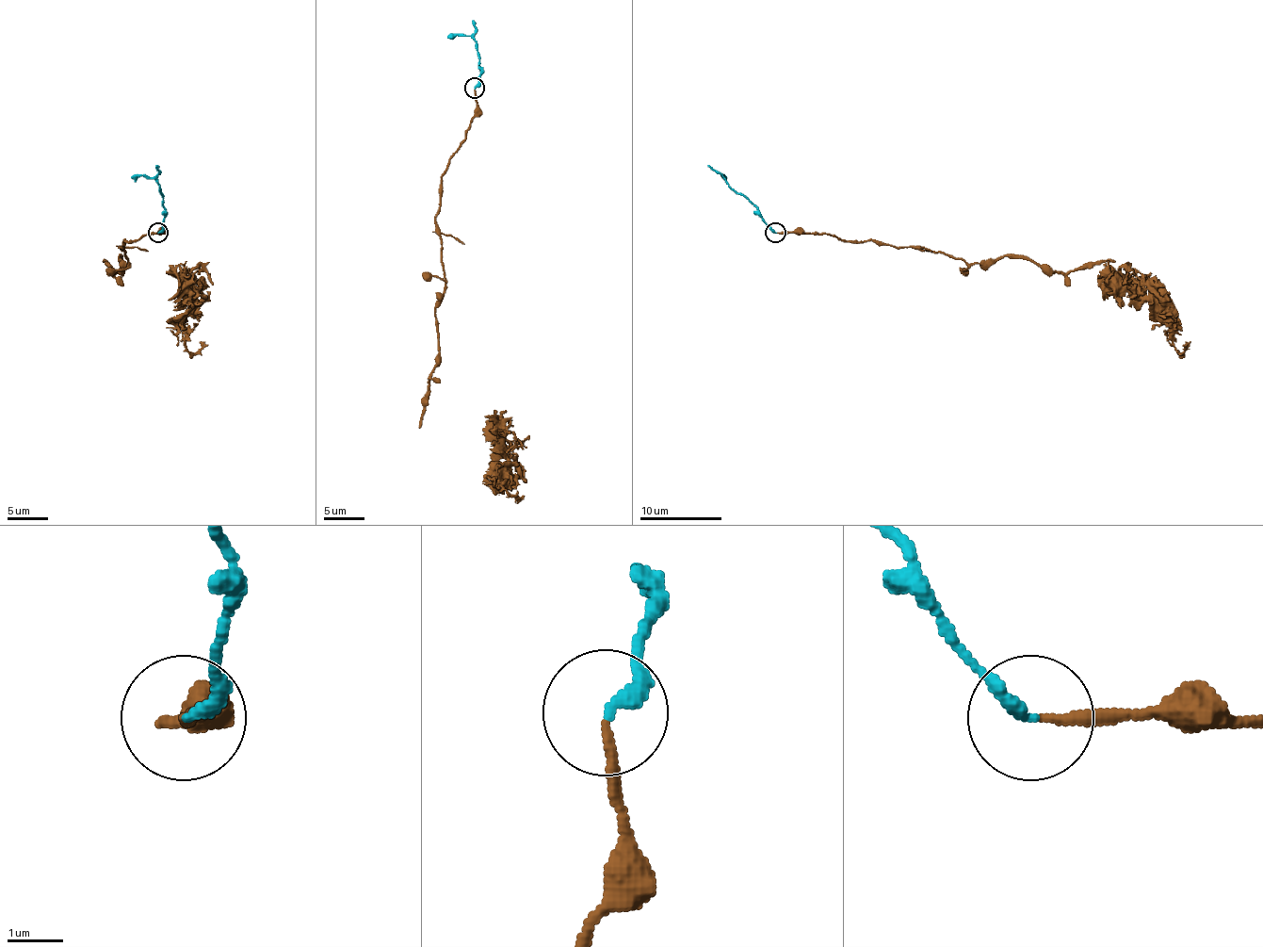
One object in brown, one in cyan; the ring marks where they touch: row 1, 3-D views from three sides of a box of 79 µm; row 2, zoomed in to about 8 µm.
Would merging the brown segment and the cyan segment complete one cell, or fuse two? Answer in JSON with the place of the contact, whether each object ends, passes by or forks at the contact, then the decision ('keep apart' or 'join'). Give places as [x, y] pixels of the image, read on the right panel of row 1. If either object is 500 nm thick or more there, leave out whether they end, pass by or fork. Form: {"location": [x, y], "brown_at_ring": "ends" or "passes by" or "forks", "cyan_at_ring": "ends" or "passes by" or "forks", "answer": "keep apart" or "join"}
{"location": [775, 233], "brown_at_ring": "ends", "cyan_at_ring": "ends", "answer": "keep apart"}

